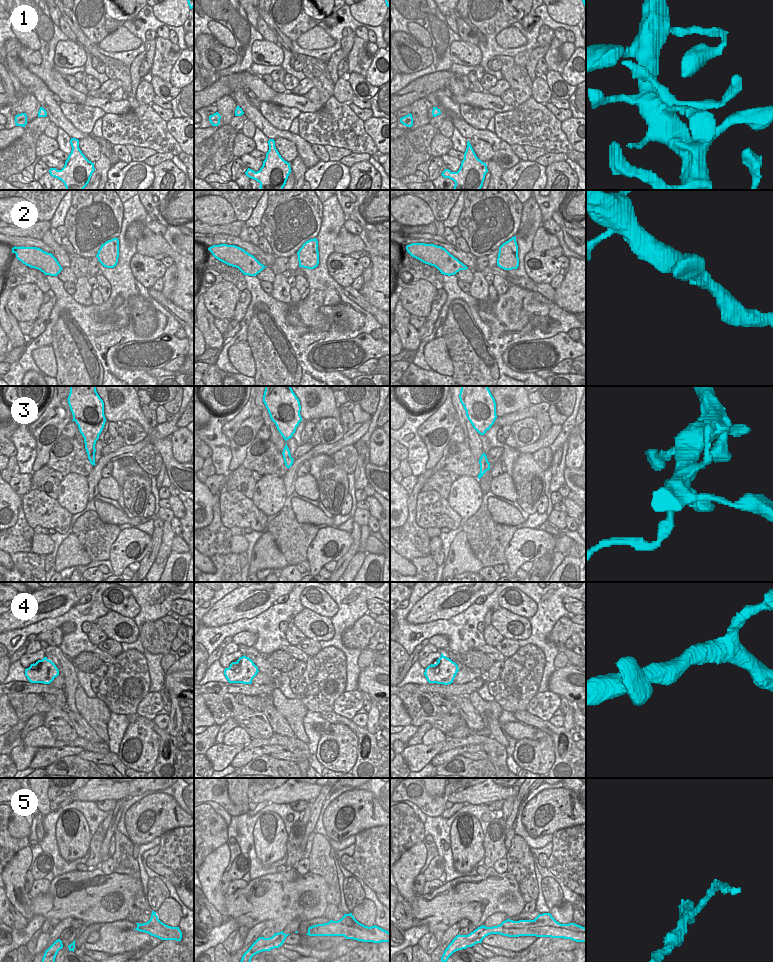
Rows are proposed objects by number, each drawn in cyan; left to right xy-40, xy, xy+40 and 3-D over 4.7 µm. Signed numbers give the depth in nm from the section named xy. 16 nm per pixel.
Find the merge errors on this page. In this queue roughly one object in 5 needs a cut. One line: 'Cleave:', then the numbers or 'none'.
Cleave: 5

